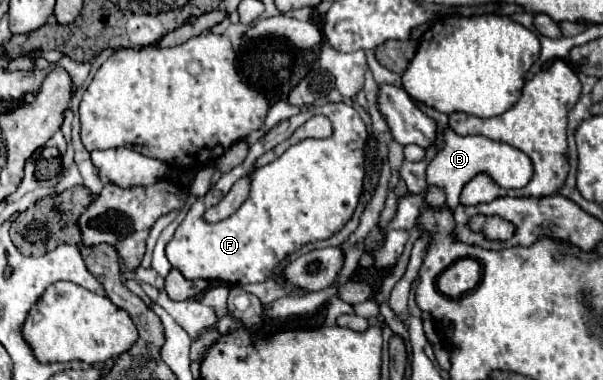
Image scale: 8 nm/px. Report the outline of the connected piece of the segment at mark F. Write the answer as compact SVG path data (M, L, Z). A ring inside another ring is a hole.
M328 103L304 109L290 119L280 121L250 147L248 171L264 151L286 141L286 137L314 115L326 115L332 121L334 133L328 139L304 139L284 151L276 161L256 169L252 173L248 199L228 219L208 225L202 219L202 213L210 205L216 205L246 173L244 165L224 173L204 197L194 201L186 219L166 245L170 265L182 271L186 279L220 279L232 285L264 283L290 253L306 243L332 237L348 223L358 207L364 179L364 123L354 107L346 103Z

